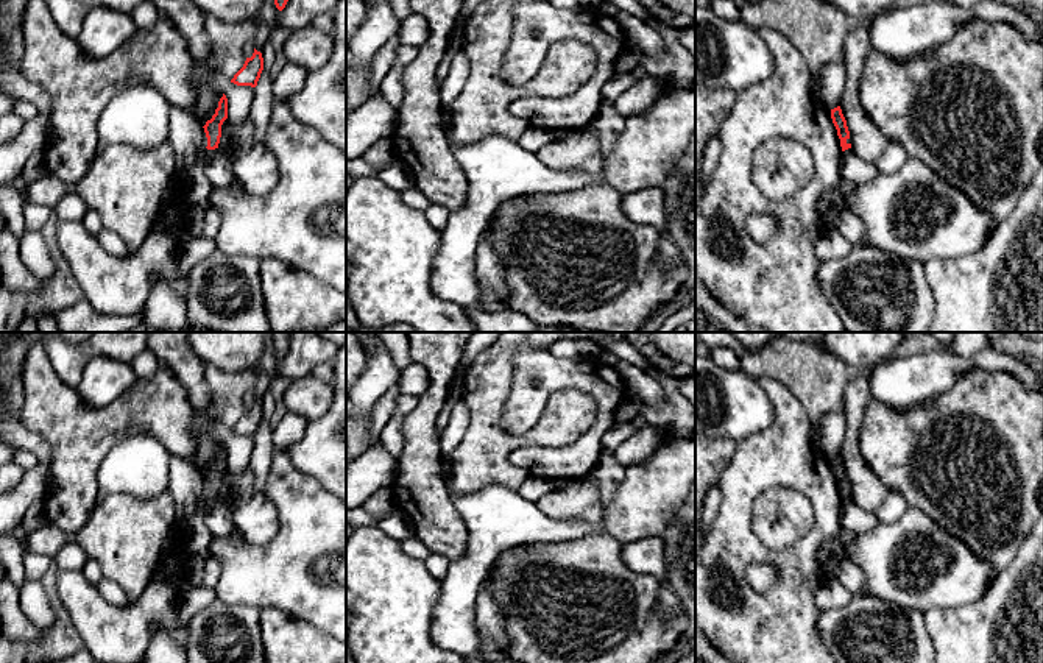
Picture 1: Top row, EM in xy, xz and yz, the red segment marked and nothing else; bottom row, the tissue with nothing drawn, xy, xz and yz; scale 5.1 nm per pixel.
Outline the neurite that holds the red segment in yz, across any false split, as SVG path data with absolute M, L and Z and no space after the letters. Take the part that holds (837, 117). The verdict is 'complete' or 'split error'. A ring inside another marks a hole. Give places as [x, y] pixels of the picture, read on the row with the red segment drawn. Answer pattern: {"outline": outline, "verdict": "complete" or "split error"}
{"outline": "M840 106L831 109L831 119L833 119L833 123L837 129L837 136L840 139L842 151L851 148L851 144L847 142L850 139L850 131L848 131L847 120L842 114Z", "verdict": "complete"}

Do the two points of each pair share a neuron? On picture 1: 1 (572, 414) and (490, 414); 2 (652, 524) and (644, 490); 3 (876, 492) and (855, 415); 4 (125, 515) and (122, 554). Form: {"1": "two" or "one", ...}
{"1": "one", "2": "one", "3": "one", "4": "one"}

